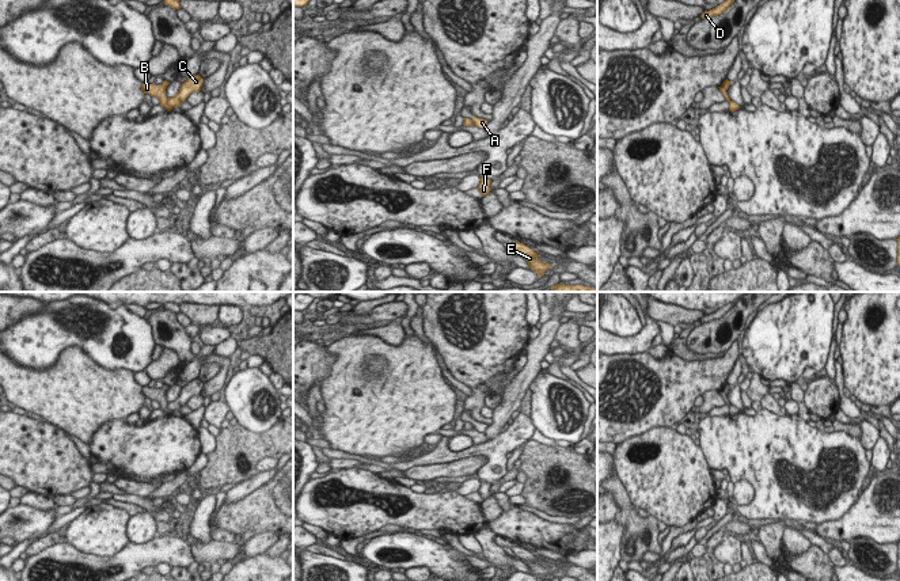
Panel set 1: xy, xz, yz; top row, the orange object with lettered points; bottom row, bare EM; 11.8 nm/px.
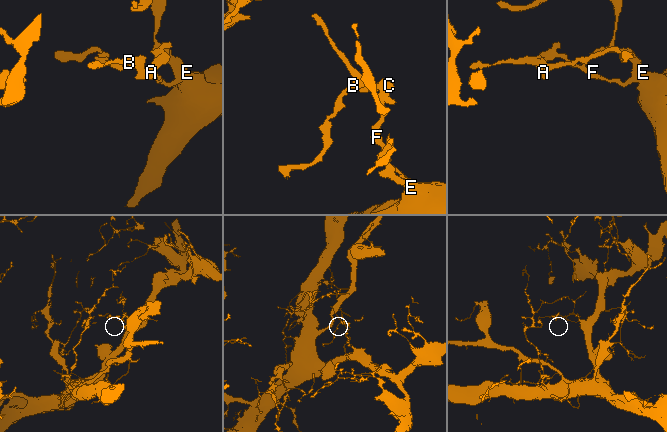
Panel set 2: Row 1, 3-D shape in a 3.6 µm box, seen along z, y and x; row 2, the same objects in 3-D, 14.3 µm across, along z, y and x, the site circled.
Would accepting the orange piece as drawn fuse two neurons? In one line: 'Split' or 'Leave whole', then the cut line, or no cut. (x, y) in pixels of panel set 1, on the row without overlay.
Split. Split along xy (167, 402), (167, 409), (171, 411).

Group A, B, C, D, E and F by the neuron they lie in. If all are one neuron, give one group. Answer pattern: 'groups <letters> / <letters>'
groups A C D E F / B

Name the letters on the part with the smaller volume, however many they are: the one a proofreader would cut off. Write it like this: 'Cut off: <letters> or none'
Cut off: B.

